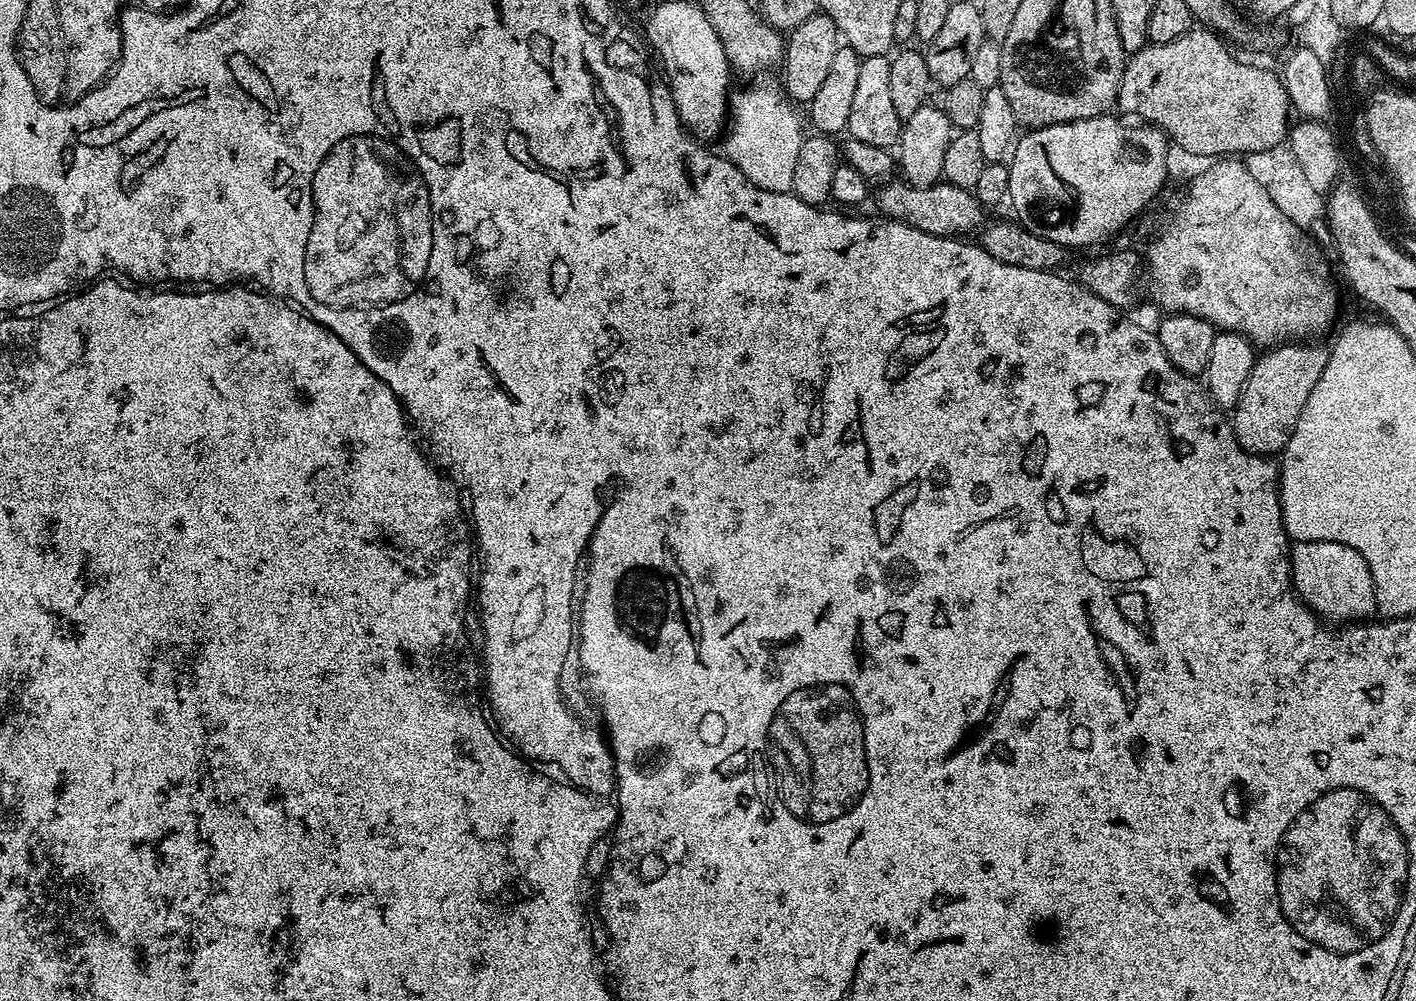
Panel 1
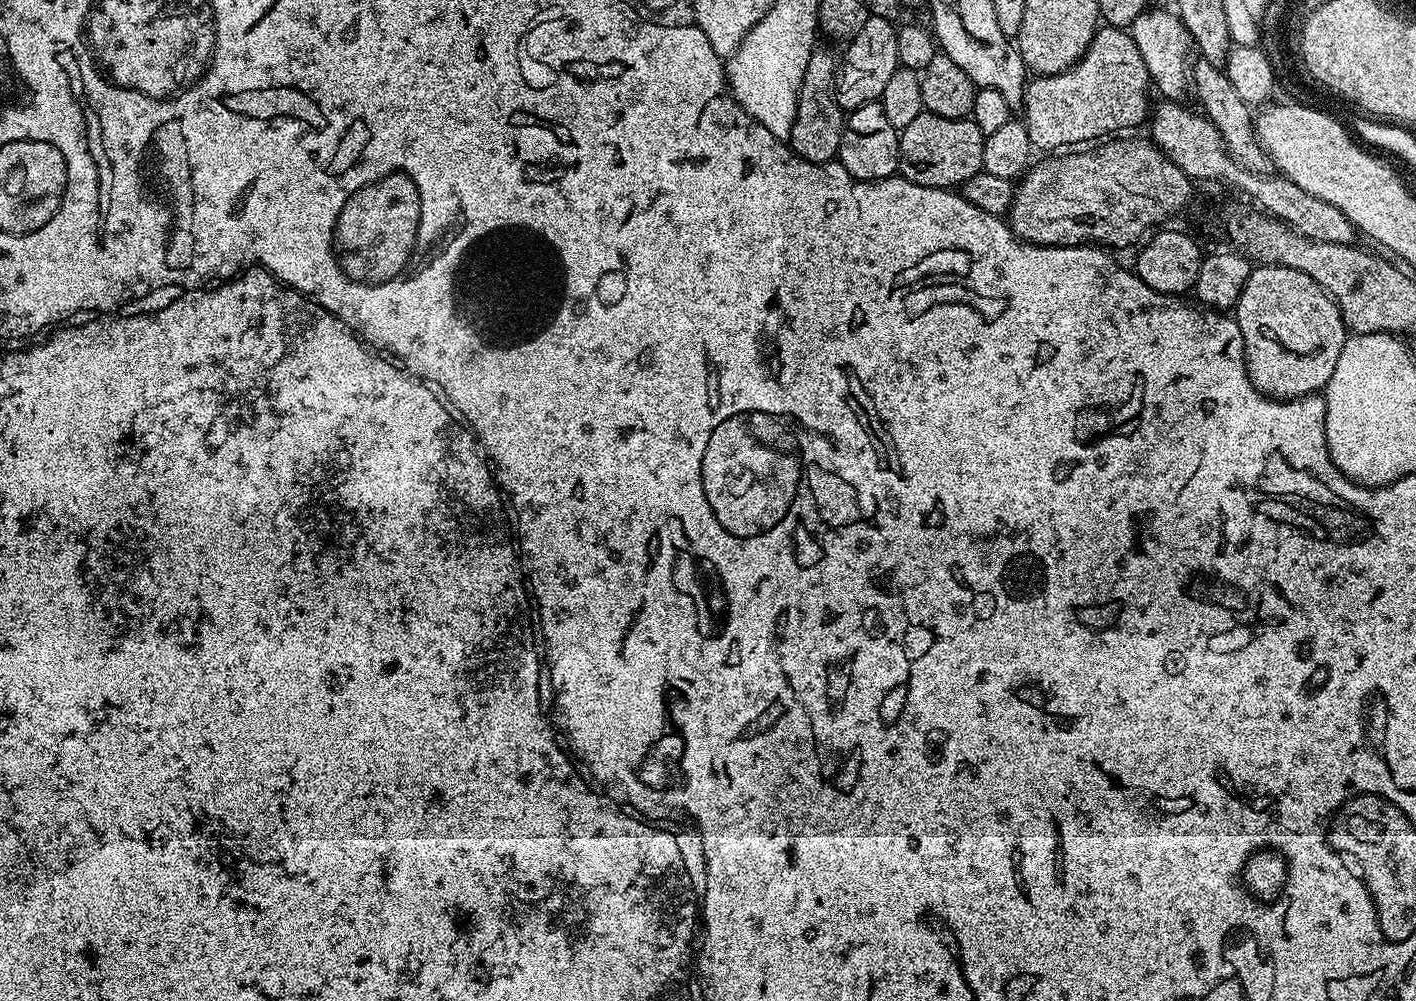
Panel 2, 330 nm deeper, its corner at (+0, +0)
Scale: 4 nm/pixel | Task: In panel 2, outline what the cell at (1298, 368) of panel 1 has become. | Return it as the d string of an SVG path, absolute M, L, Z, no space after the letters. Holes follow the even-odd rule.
M1281 264L1253 267L1250 278L1246 278L1246 286L1242 286L1234 318L1238 322L1238 330L1242 330L1248 377L1261 394L1274 400L1296 400L1299 396L1323 393L1330 382L1330 374L1334 374L1334 366L1338 366L1338 354L1342 354L1342 346L1350 335L1331 294L1322 290L1310 274L1290 270Z

